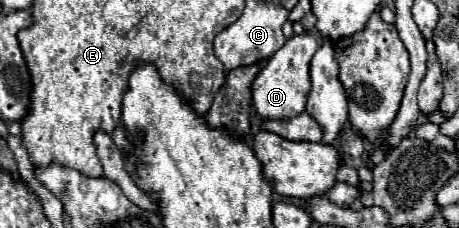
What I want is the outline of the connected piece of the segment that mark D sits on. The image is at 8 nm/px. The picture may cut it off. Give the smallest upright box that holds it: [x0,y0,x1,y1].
[252,34,318,120]

